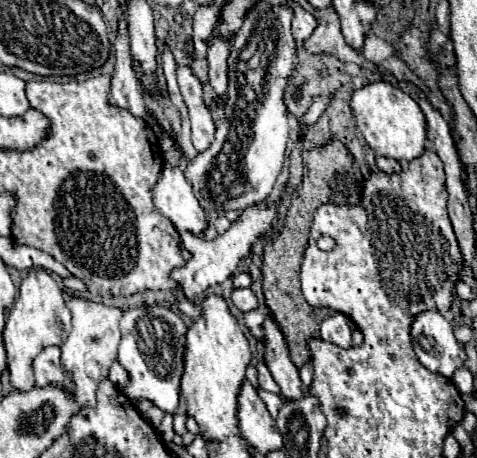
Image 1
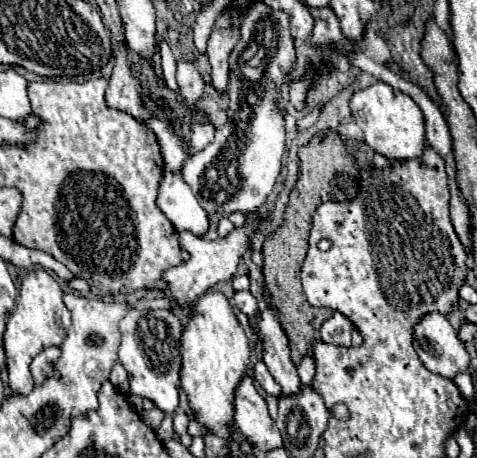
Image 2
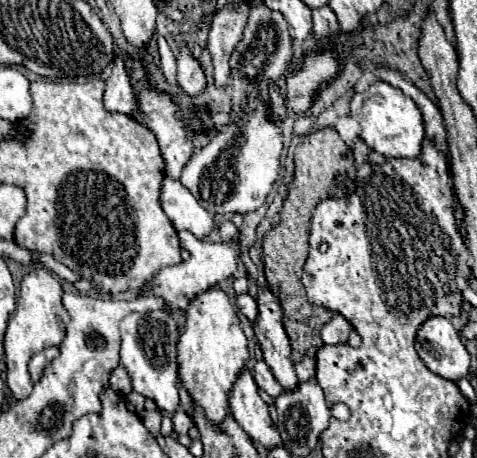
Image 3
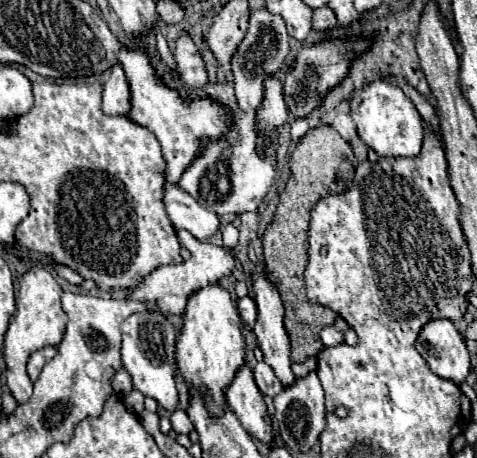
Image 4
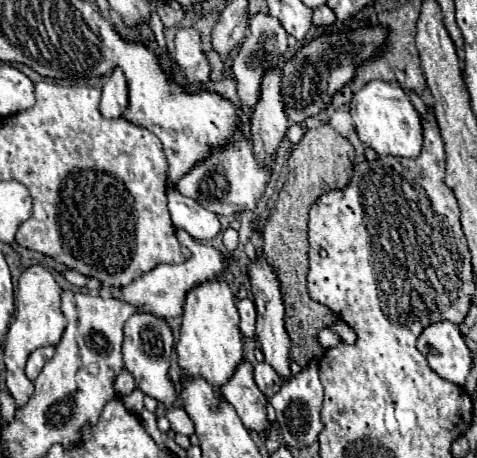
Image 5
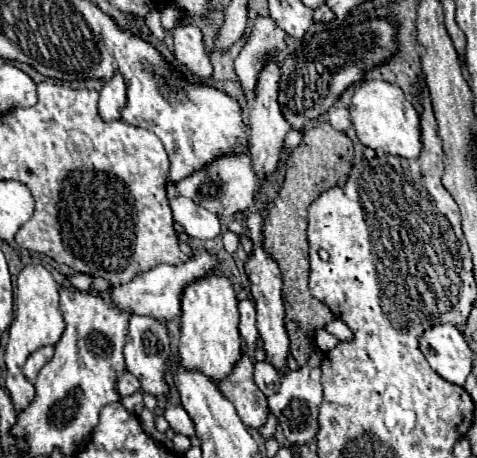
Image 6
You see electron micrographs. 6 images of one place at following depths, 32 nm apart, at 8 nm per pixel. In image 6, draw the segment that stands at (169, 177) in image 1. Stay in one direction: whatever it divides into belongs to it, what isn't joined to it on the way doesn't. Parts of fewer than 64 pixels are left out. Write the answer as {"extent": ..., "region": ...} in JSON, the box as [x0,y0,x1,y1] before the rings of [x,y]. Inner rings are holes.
{"extent":[170,196,220,240],"region":[[[176,196],[170,200],[170,208],[172,208],[174,222],[178,222],[190,238],[208,240],[208,238],[216,238],[220,234],[218,216],[208,212],[200,204],[192,202],[190,198]]]}

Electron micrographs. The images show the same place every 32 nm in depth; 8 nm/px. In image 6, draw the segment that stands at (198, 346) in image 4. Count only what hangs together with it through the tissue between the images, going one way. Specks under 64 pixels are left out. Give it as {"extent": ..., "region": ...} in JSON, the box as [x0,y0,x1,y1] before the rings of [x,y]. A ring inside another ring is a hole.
{"extent":[178,274,242,384],"region":[[[220,274],[196,280],[182,294],[182,324],[180,324],[180,344],[178,356],[186,370],[198,370],[208,376],[214,384],[224,380],[234,364],[242,356],[242,338],[238,332],[238,300],[232,282]]]}

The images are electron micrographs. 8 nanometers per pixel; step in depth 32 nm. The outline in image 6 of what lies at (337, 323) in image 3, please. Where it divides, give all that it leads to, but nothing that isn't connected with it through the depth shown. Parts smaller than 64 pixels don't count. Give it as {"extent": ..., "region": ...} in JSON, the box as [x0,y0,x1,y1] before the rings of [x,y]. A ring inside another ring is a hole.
{"extent":[316,330,340,352],"region":[[[320,330],[320,332],[316,332],[316,344],[318,344],[318,348],[322,350],[322,352],[328,352],[328,350],[332,350],[336,344],[338,344],[340,340],[336,338],[336,336],[332,336],[328,330]]]}

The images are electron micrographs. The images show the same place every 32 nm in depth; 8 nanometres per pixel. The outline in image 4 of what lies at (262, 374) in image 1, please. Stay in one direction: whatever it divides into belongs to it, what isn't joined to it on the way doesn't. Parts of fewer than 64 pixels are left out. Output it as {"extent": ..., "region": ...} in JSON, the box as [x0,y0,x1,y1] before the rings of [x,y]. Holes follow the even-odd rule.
{"extent":[252,362,282,396],"region":[[[258,362],[252,372],[254,372],[254,380],[256,380],[260,392],[264,392],[268,396],[276,396],[282,392],[280,380],[276,380],[276,374],[272,372],[272,368],[266,362]]]}

